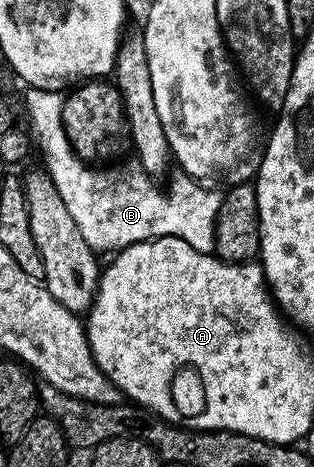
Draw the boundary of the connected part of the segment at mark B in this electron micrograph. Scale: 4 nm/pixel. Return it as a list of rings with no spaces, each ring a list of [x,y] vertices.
[[[29,87],[25,95],[25,111],[29,114],[28,126],[31,128],[32,138],[41,145],[41,151],[45,154],[44,170],[51,177],[55,189],[59,189],[59,197],[67,204],[67,209],[71,213],[71,218],[75,220],[75,225],[79,225],[79,230],[83,233],[83,238],[87,240],[87,245],[98,253],[116,253],[125,247],[130,247],[136,243],[142,243],[148,239],[158,239],[159,237],[179,237],[191,245],[191,249],[199,249],[199,253],[210,254],[215,245],[215,229],[219,205],[221,204],[222,192],[212,191],[212,186],[196,179],[190,179],[184,173],[177,173],[177,176],[169,183],[169,192],[160,191],[156,187],[154,180],[140,169],[134,171],[96,171],[96,166],[87,165],[86,160],[80,159],[69,143],[69,138],[63,126],[63,105],[65,104],[62,92],[44,91],[38,87]]]

